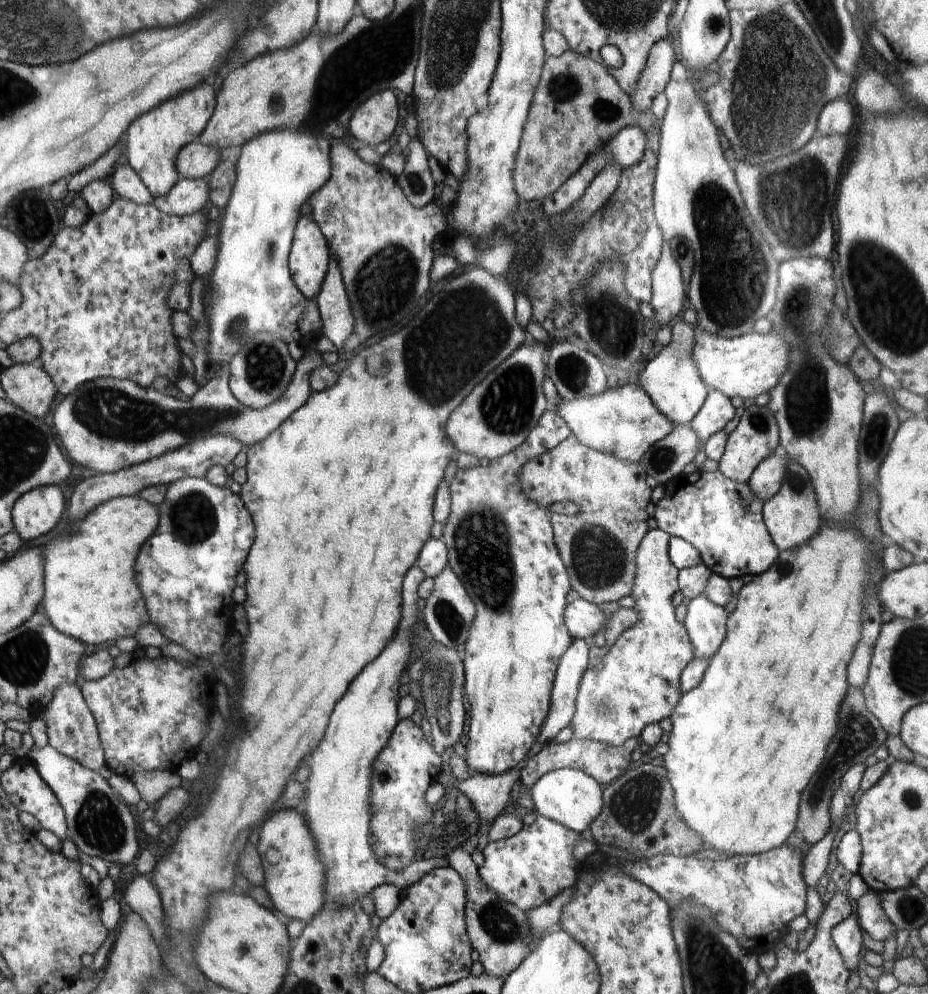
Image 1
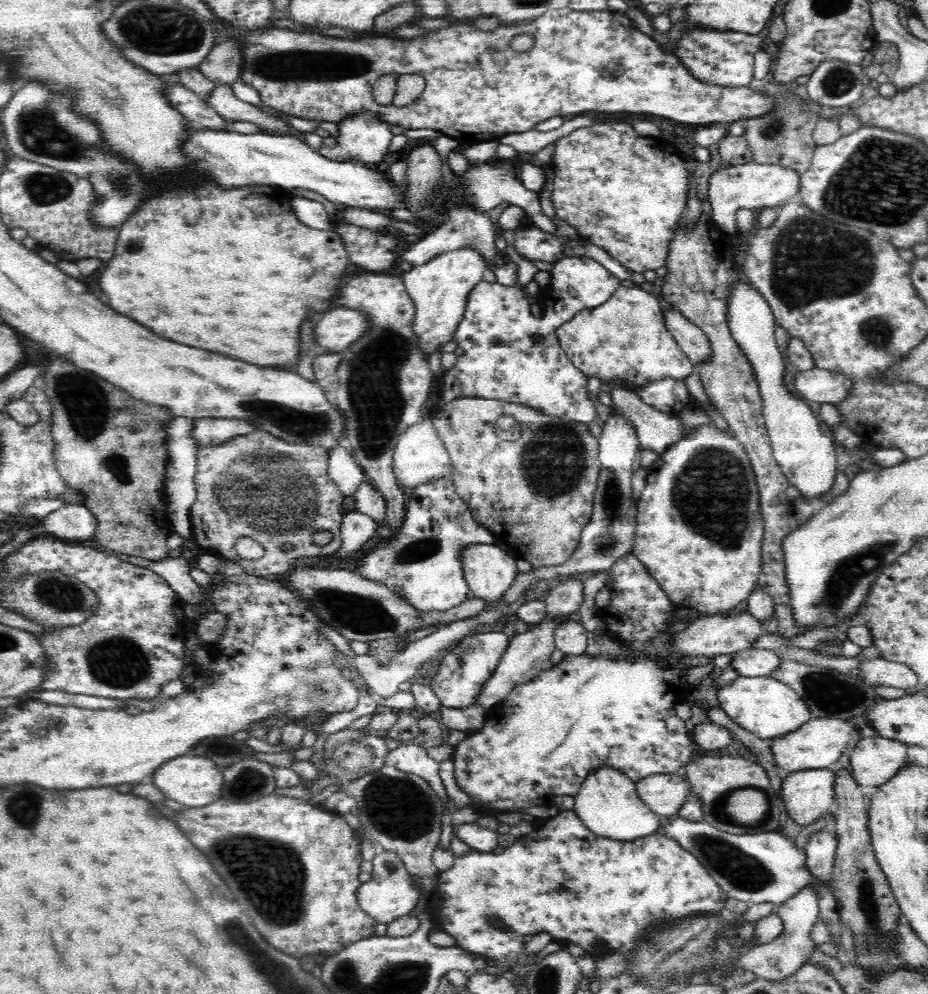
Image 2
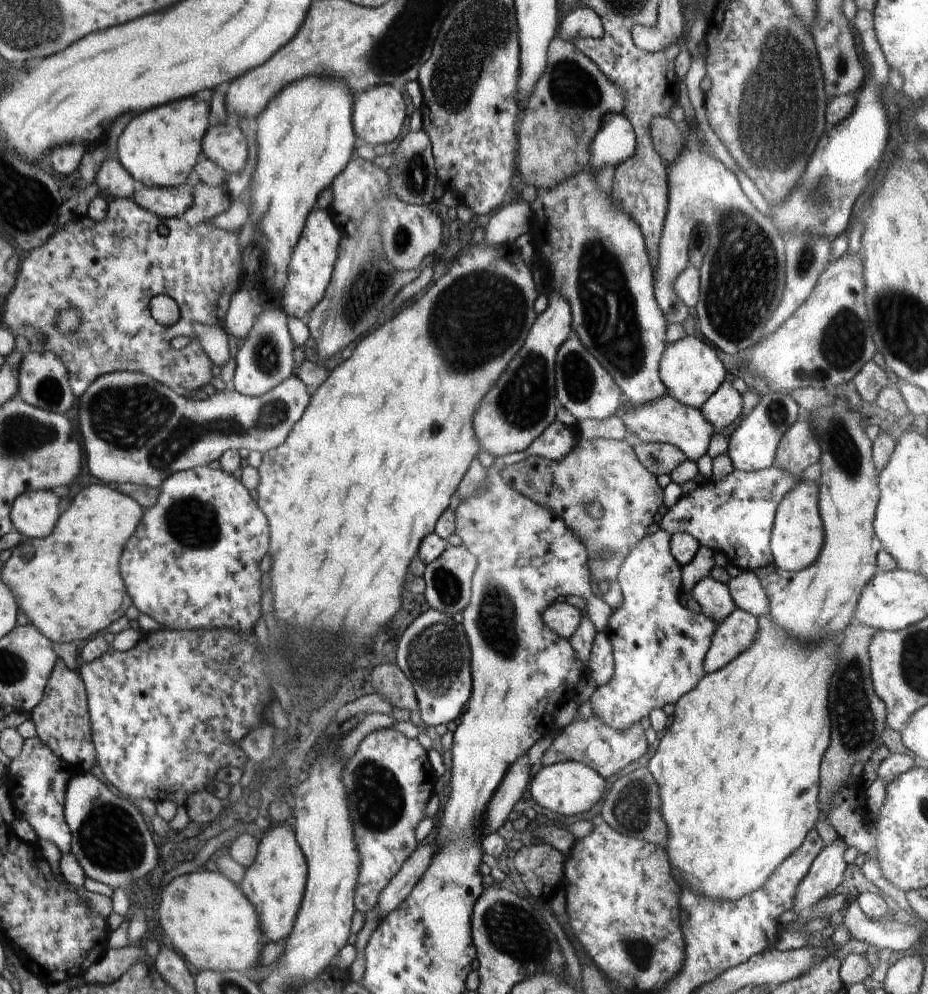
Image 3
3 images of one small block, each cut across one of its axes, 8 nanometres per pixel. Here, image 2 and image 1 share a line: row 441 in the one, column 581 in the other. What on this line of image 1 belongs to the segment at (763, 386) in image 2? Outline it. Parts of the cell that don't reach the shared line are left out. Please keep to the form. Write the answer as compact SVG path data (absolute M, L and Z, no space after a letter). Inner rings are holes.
M565 768L547 772L528 790L534 801L534 811L538 815L549 818L570 828L579 835L591 825L600 811L603 802L603 786L582 770Z

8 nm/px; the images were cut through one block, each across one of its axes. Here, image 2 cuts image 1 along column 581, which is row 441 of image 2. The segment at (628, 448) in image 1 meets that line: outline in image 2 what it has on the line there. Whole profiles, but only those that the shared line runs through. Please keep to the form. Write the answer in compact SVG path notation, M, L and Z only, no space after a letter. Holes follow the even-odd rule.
M421 419L419 423L413 424L400 435L393 452L392 468L398 484L401 487L412 489L428 484L428 482L434 482L437 478L450 478L452 463L444 443L437 435L433 419Z

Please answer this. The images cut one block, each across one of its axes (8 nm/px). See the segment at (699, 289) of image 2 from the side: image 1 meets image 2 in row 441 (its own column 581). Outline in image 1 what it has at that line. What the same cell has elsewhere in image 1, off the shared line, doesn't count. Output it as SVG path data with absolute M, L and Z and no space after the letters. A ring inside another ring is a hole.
M569 739L567 742L548 742L541 750L530 760L525 761L525 765L521 767L519 780L528 788L531 789L539 778L542 778L547 772L552 772L556 769L573 768L582 770L591 776L600 784L605 786L610 784L614 779L622 776L632 765L630 758L632 752L636 750L639 742L636 739L626 740L622 746L614 746L597 740L574 740Z

